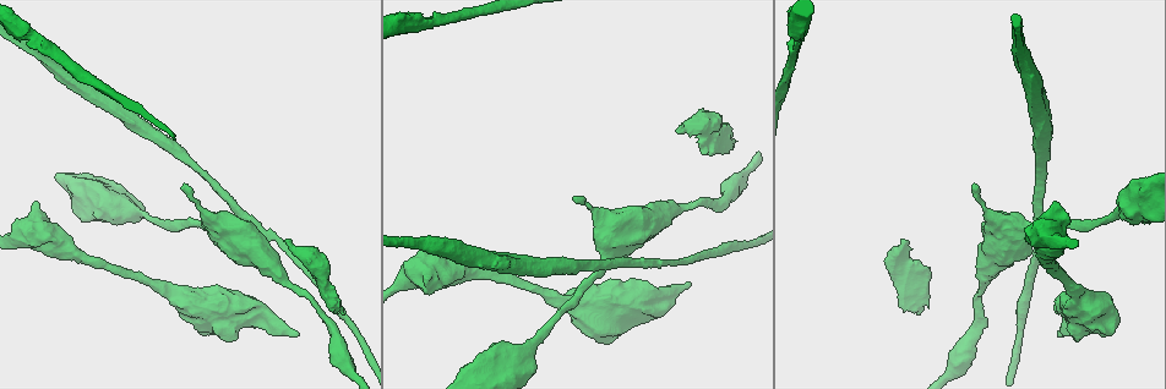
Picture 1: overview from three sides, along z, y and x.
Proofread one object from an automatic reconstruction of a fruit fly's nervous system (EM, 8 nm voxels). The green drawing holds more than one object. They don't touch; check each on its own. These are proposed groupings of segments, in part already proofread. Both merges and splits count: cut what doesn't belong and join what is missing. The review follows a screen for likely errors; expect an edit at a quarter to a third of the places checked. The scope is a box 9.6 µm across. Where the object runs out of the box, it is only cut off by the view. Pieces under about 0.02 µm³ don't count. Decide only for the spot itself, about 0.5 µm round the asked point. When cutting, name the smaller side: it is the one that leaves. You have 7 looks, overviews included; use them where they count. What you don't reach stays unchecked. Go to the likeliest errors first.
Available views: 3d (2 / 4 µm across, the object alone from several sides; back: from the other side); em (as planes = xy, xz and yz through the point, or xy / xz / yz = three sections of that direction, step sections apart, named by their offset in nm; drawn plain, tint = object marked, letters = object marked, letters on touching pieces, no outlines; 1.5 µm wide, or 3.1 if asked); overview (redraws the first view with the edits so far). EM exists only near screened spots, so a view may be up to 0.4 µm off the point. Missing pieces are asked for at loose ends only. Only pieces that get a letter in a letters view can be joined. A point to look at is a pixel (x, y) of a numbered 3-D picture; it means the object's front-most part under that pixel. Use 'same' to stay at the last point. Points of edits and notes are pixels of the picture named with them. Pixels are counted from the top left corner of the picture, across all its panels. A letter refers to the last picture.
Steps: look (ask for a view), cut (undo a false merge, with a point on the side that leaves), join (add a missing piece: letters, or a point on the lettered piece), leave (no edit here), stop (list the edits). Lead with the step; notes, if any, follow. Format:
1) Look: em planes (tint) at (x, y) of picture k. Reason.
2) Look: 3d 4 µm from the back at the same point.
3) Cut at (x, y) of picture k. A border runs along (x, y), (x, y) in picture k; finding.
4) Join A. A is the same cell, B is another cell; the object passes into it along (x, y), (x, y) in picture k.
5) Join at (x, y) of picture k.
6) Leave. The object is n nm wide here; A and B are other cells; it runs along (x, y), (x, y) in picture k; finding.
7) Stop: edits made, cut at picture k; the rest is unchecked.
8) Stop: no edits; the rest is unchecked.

Look: 3d 2 µm at (690, 282) of picture 1.

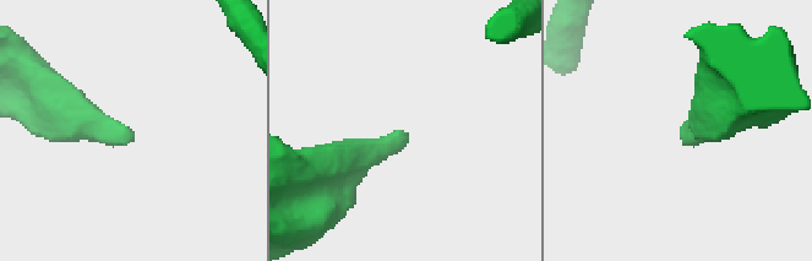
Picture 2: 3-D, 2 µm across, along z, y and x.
Look: em planes (letters) at (132, 134) of picture 2.

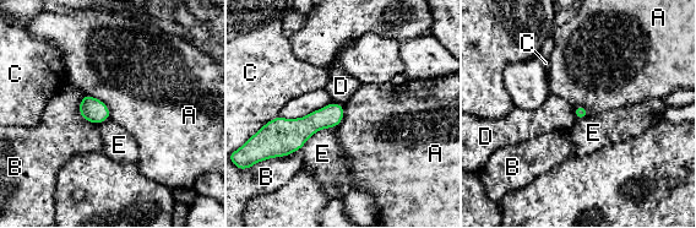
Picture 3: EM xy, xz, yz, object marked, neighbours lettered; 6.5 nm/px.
Leave. A, B, C, D and E are other cells; a border runs along (85, 93), (99, 98), (110, 118) in picture 3; no lettered piece goes on from it.

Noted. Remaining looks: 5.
Look: em planes (letters) at (707, 123) of picture 1. A fork.

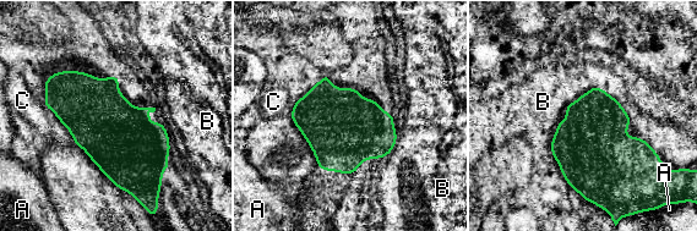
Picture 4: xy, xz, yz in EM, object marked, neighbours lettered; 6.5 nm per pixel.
Leave. A, B and C are other cells; a border runs along (328, 75), (392, 114), (388, 155) in picture 4; continuous, no second cell.

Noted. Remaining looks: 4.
Look: em yz step 4 (tint) at (311, 297) of picture 1. Sudden change in width.

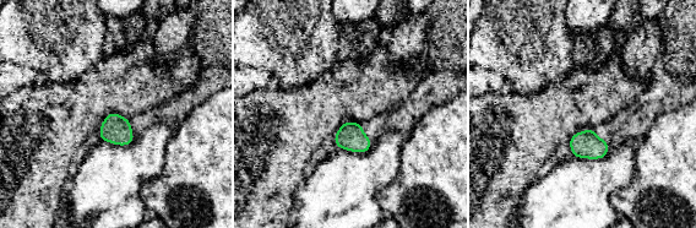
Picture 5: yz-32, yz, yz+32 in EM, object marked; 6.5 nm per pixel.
Look: em planes (letters) at the same point. Cut it another way.

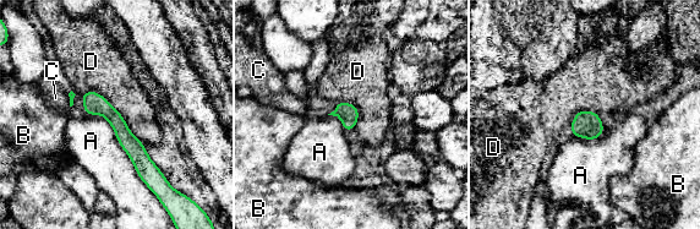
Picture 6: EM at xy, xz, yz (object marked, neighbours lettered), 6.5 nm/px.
Leave. The object is 140 nm wide here; the longest contact is with A, 700 nm; A, B, C and D are other cells; continuous, no second cell.

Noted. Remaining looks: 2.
Stop: no edits; the rest is unchecked.

